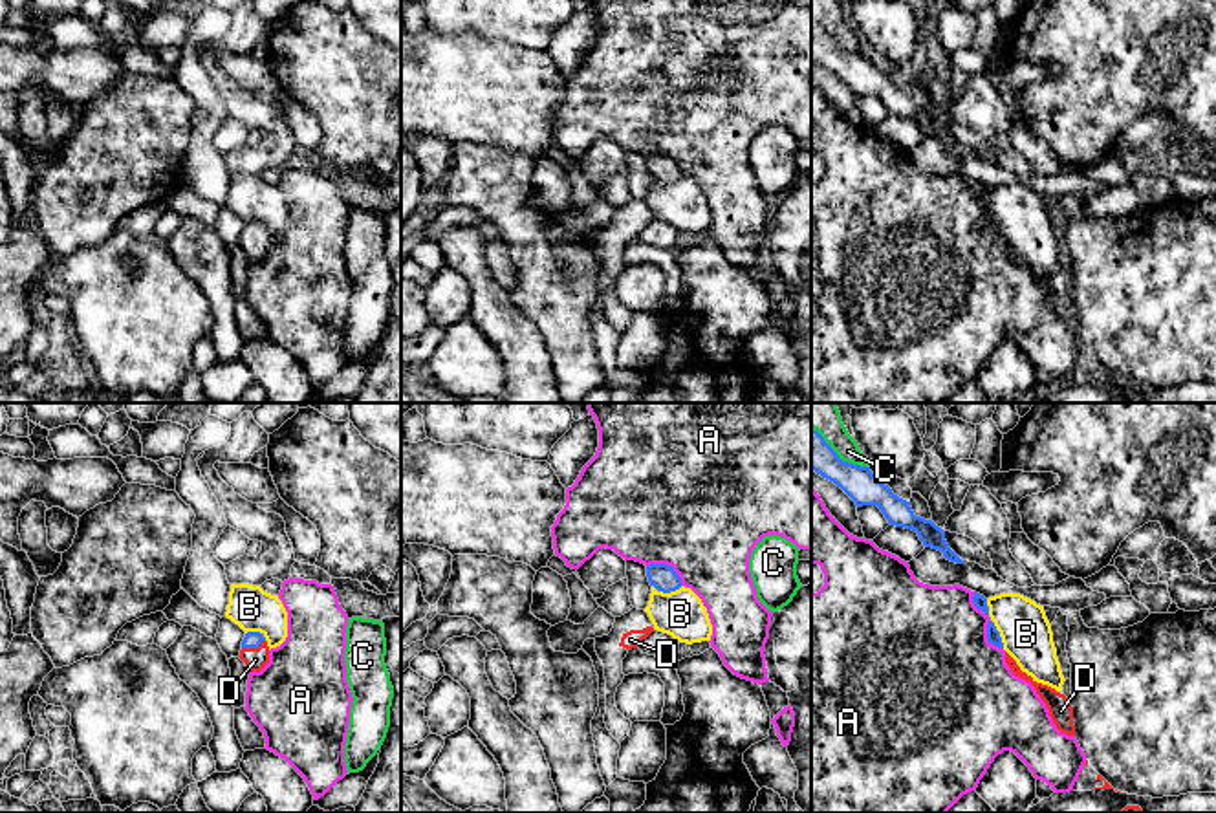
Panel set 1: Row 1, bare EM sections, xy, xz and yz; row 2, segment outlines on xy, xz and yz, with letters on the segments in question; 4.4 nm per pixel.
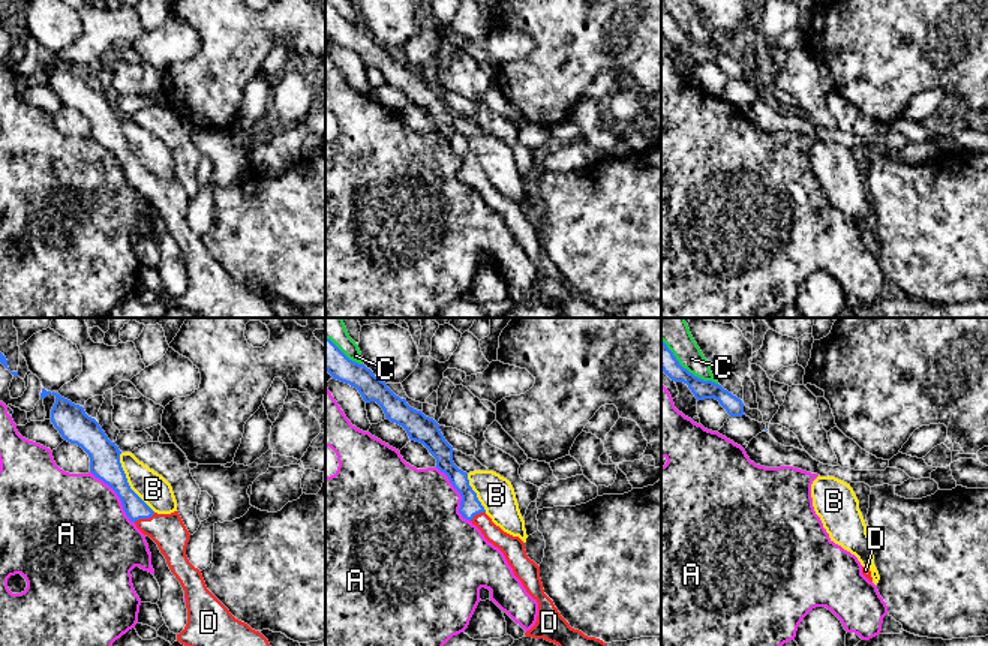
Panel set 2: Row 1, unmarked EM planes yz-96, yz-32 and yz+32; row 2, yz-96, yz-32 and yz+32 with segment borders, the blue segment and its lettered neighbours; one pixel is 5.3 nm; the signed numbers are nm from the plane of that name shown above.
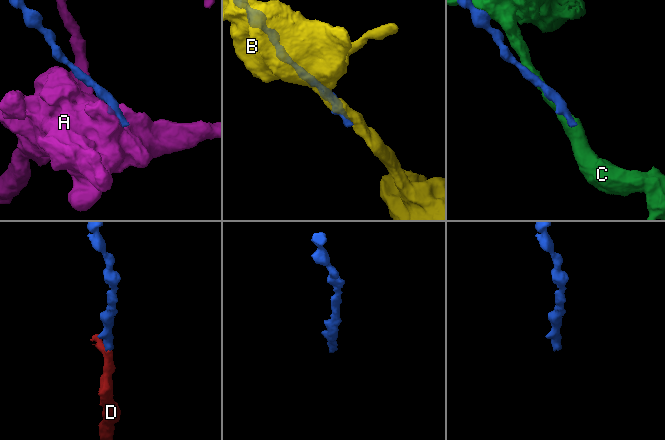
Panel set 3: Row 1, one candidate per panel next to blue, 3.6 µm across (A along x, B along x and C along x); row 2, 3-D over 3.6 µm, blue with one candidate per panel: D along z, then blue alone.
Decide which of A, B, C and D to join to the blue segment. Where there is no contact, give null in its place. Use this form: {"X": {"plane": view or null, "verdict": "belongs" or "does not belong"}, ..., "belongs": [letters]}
{"A": {"plane": "yz", "verdict": "does not belong"}, "B": {"plane": "yz", "verdict": "does not belong"}, "C": {"plane": "yz", "verdict": "does not belong"}, "D": {"plane": "xy", "verdict": "belongs"}, "belongs": ["D"]}

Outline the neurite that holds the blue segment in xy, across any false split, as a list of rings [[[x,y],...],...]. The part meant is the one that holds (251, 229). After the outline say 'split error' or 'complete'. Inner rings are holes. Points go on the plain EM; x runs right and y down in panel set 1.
[[[247,222],[242,231],[240,249],[249,262],[260,262],[269,253],[269,236],[260,222]]] | split error

